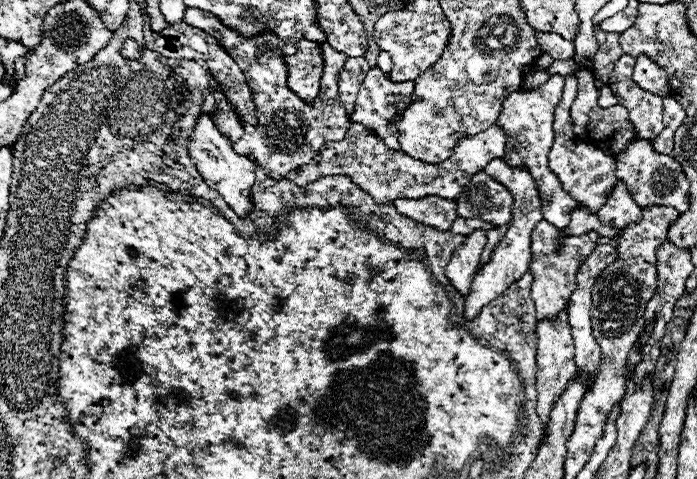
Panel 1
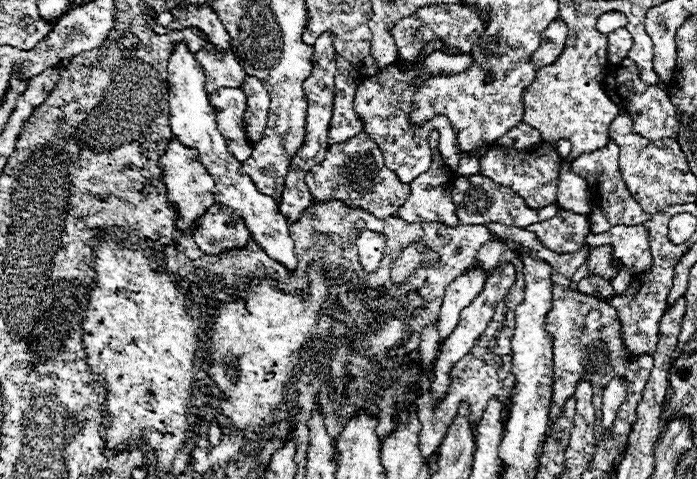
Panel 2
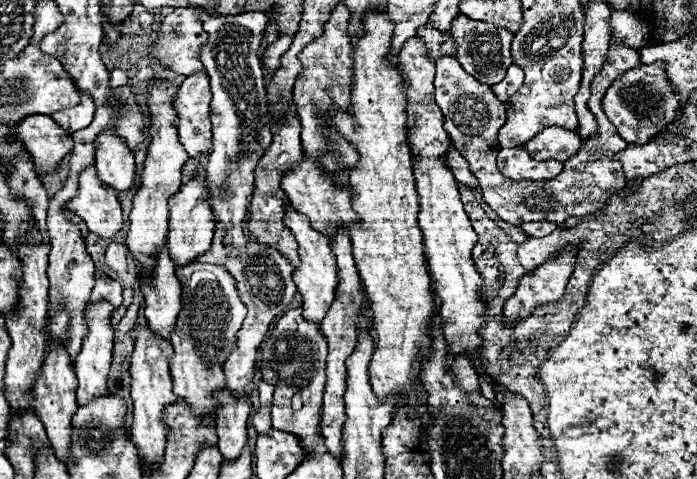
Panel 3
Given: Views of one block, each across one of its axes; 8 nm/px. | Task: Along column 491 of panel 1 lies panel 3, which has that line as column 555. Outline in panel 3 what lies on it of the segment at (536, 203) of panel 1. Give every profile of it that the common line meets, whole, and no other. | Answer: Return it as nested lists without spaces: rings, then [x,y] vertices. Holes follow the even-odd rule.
[[[524,148],[500,150],[498,152],[498,170],[512,180],[546,180],[554,178],[564,164],[560,162],[536,162],[528,156]],[[568,248],[566,252],[560,252],[554,260],[548,260],[542,266],[538,266],[538,268],[534,268],[534,270],[530,270],[530,272],[524,274],[524,278],[518,282],[516,294],[510,296],[508,302],[502,308],[502,322],[506,324],[506,328],[512,328],[514,324],[518,324],[524,318],[532,316],[538,306],[548,304],[548,302],[558,302],[564,296],[564,288],[568,284],[570,274],[572,274],[574,258],[576,258],[576,250]]]

